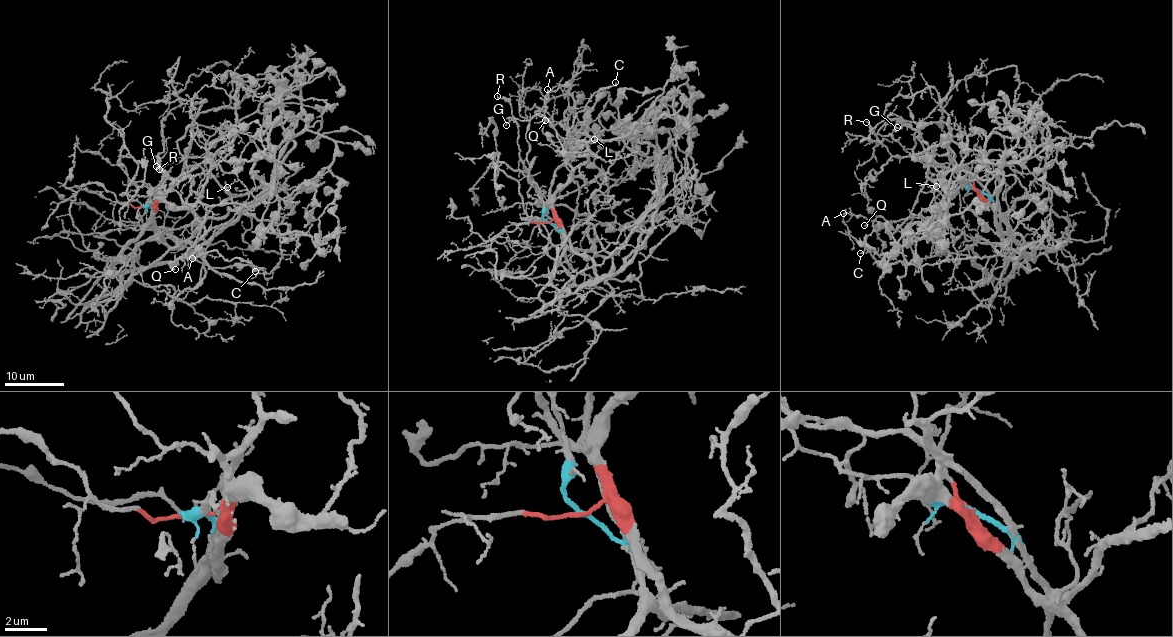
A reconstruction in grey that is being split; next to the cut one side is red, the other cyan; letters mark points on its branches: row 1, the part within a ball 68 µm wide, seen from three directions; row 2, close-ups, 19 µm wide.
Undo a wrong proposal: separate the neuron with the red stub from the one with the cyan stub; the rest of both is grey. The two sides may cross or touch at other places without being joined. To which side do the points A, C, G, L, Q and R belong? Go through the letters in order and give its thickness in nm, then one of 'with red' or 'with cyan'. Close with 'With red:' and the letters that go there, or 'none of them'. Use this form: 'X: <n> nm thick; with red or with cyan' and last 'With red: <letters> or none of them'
A: 110 nm thick; with red
C: 190 nm thick; with red
G: 130 nm thick; with cyan
L: 110 nm thick; with red
Q: 150 nm thick; with red
R: 160 nm thick; with cyan
With red: A, C, L, Q

